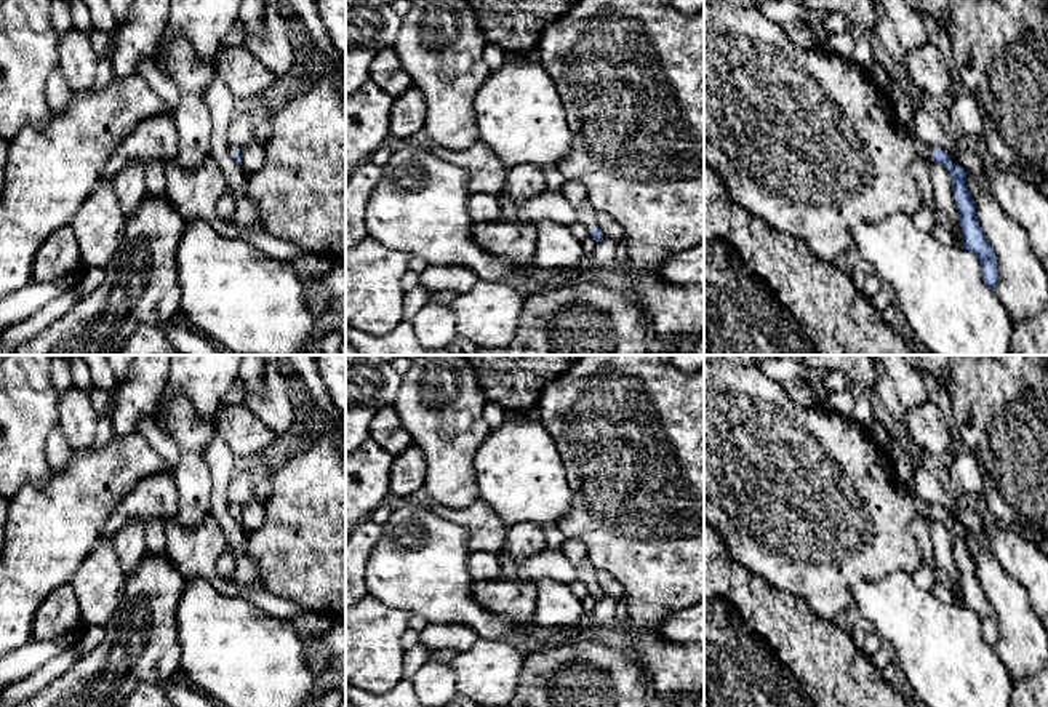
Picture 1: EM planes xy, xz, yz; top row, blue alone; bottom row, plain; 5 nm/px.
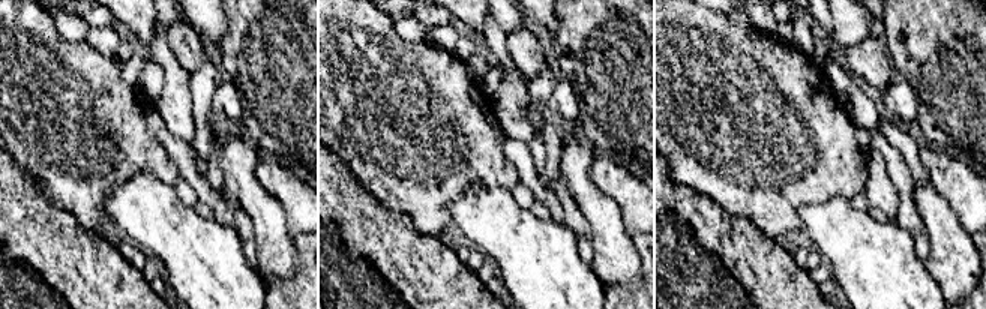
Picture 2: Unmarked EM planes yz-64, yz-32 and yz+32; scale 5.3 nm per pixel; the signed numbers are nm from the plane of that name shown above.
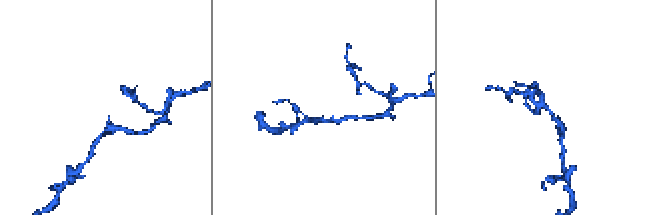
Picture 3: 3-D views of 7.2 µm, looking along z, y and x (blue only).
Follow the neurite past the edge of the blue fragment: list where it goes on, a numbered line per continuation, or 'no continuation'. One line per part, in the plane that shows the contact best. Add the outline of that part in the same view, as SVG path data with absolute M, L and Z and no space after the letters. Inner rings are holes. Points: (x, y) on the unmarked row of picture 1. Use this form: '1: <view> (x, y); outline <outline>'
1: yz (904, 471); outline M894 461L898 486L910 499L918 517L933 518L934 505L923 501L915 489L915 465L912 461Z

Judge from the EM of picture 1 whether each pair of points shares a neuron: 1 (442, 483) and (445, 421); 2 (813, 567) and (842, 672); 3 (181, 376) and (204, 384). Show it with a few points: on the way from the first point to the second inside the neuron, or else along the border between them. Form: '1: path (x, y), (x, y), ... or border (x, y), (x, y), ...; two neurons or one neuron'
1: path (445, 467), (445, 437); one neuron
2: border (797, 595), (815, 613), (832, 621); two neurons
3: path (186, 376), (199, 379); one neuron

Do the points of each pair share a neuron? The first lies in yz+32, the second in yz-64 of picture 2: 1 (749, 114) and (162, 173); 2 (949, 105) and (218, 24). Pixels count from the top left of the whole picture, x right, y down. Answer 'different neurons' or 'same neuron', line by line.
1: same neuron
2: different neurons

